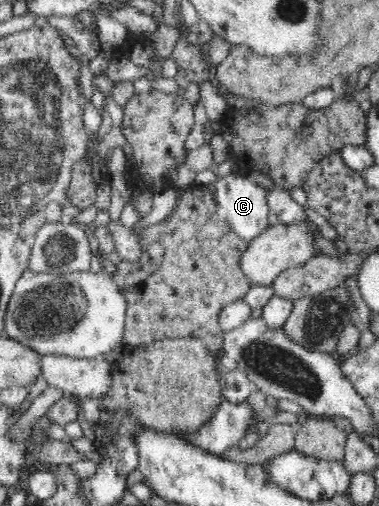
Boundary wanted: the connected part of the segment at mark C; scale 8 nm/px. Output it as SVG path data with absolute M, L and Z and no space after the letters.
M229 174L214 185L221 216L240 239L250 242L269 227L265 192L257 183Z

